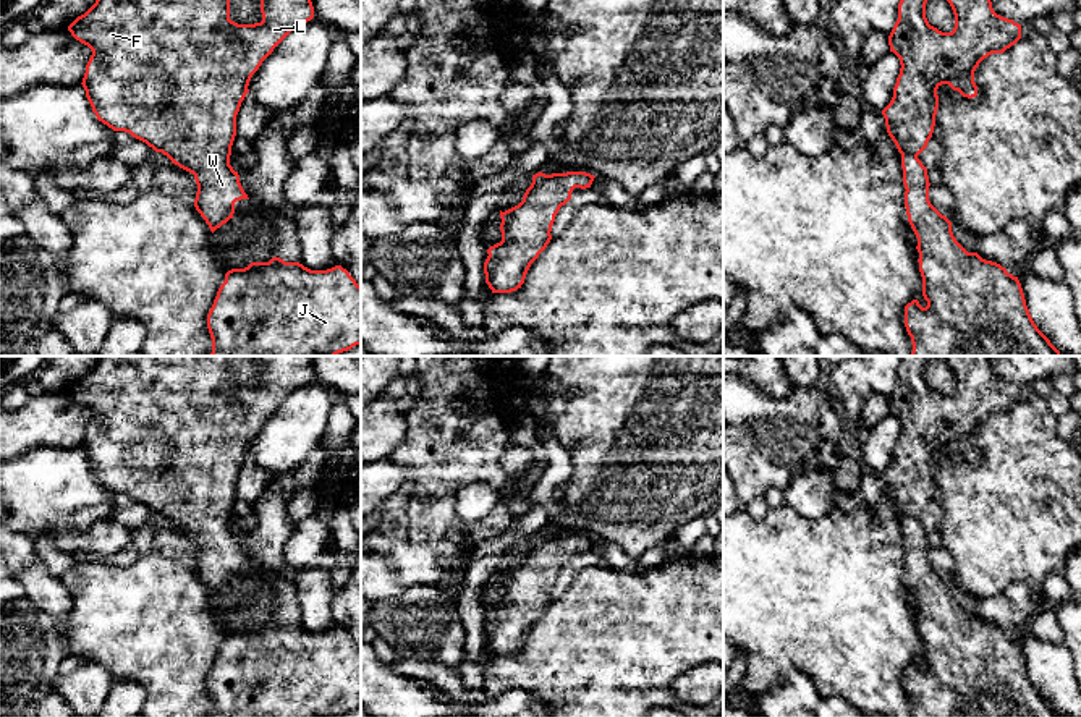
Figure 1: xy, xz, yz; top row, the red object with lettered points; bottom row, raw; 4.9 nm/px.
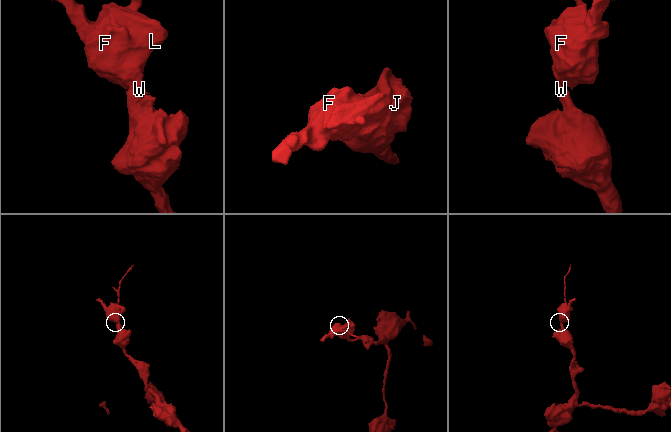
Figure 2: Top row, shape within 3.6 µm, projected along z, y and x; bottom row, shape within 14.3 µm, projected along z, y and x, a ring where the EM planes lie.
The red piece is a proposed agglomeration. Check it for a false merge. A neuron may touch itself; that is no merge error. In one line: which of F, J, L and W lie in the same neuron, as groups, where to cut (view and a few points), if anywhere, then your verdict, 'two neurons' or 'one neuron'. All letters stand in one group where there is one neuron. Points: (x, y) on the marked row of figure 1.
F J L W | no cut | one neuron

